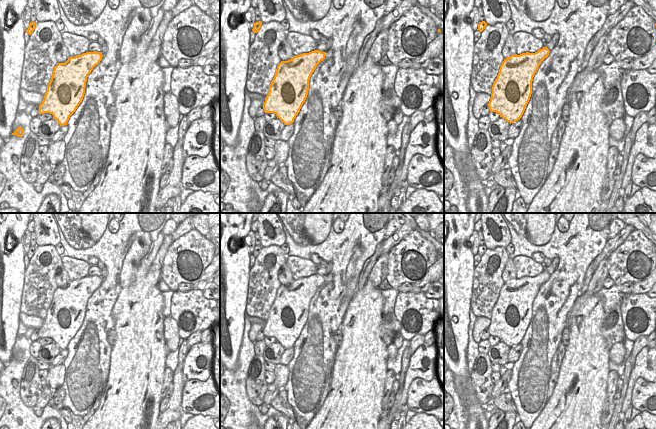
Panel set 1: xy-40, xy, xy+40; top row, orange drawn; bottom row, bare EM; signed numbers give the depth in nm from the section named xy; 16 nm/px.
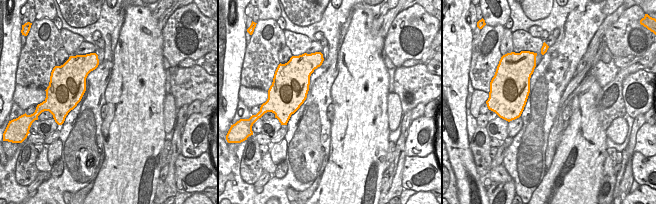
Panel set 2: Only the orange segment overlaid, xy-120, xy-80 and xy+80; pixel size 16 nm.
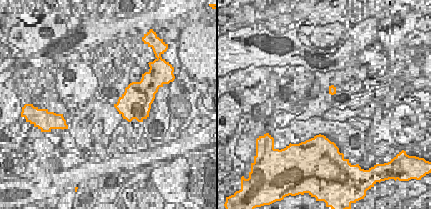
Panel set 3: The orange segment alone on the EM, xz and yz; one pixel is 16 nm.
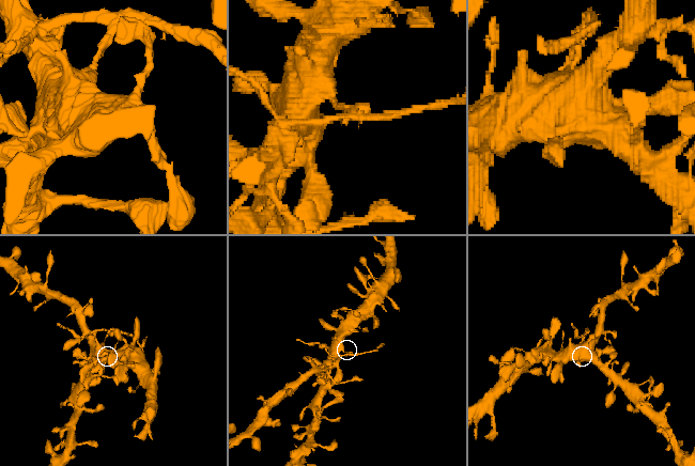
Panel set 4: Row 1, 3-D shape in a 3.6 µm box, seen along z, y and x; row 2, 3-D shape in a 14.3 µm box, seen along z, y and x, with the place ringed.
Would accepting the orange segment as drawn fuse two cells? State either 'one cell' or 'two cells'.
two cells

